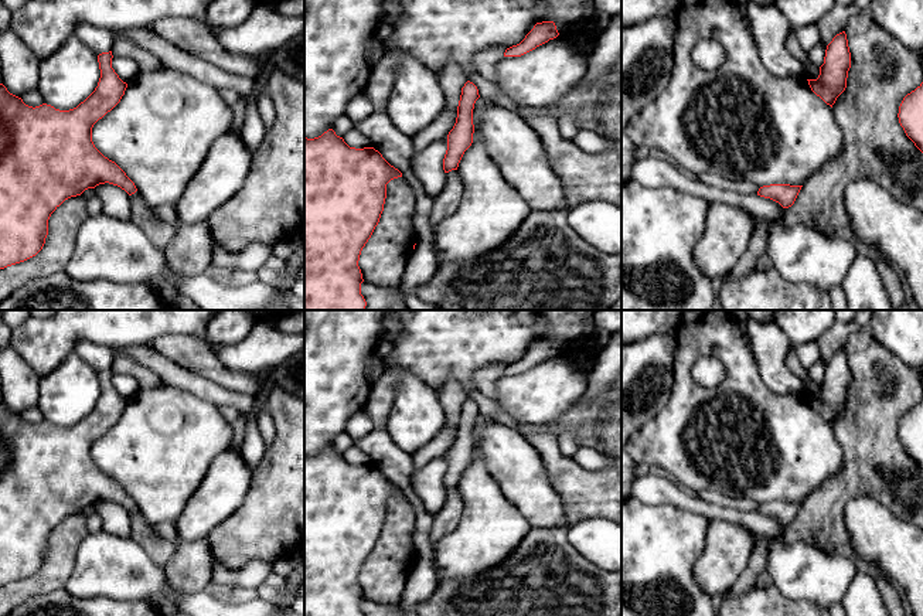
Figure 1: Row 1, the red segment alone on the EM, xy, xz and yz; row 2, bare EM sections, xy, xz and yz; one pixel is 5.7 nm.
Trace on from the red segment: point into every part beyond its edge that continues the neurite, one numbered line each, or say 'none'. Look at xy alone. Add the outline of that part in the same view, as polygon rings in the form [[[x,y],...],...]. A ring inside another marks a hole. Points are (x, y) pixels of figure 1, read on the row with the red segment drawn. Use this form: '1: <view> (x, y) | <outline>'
none

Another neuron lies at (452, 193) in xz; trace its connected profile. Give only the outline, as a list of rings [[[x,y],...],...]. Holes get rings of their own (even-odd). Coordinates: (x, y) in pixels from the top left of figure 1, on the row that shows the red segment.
[[[457,170],[446,173],[446,184],[437,198],[433,200],[430,225],[435,228],[445,218],[453,215],[463,198],[463,181]]]

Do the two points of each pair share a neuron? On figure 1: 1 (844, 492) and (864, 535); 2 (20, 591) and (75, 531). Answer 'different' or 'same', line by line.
1: different
2: same

